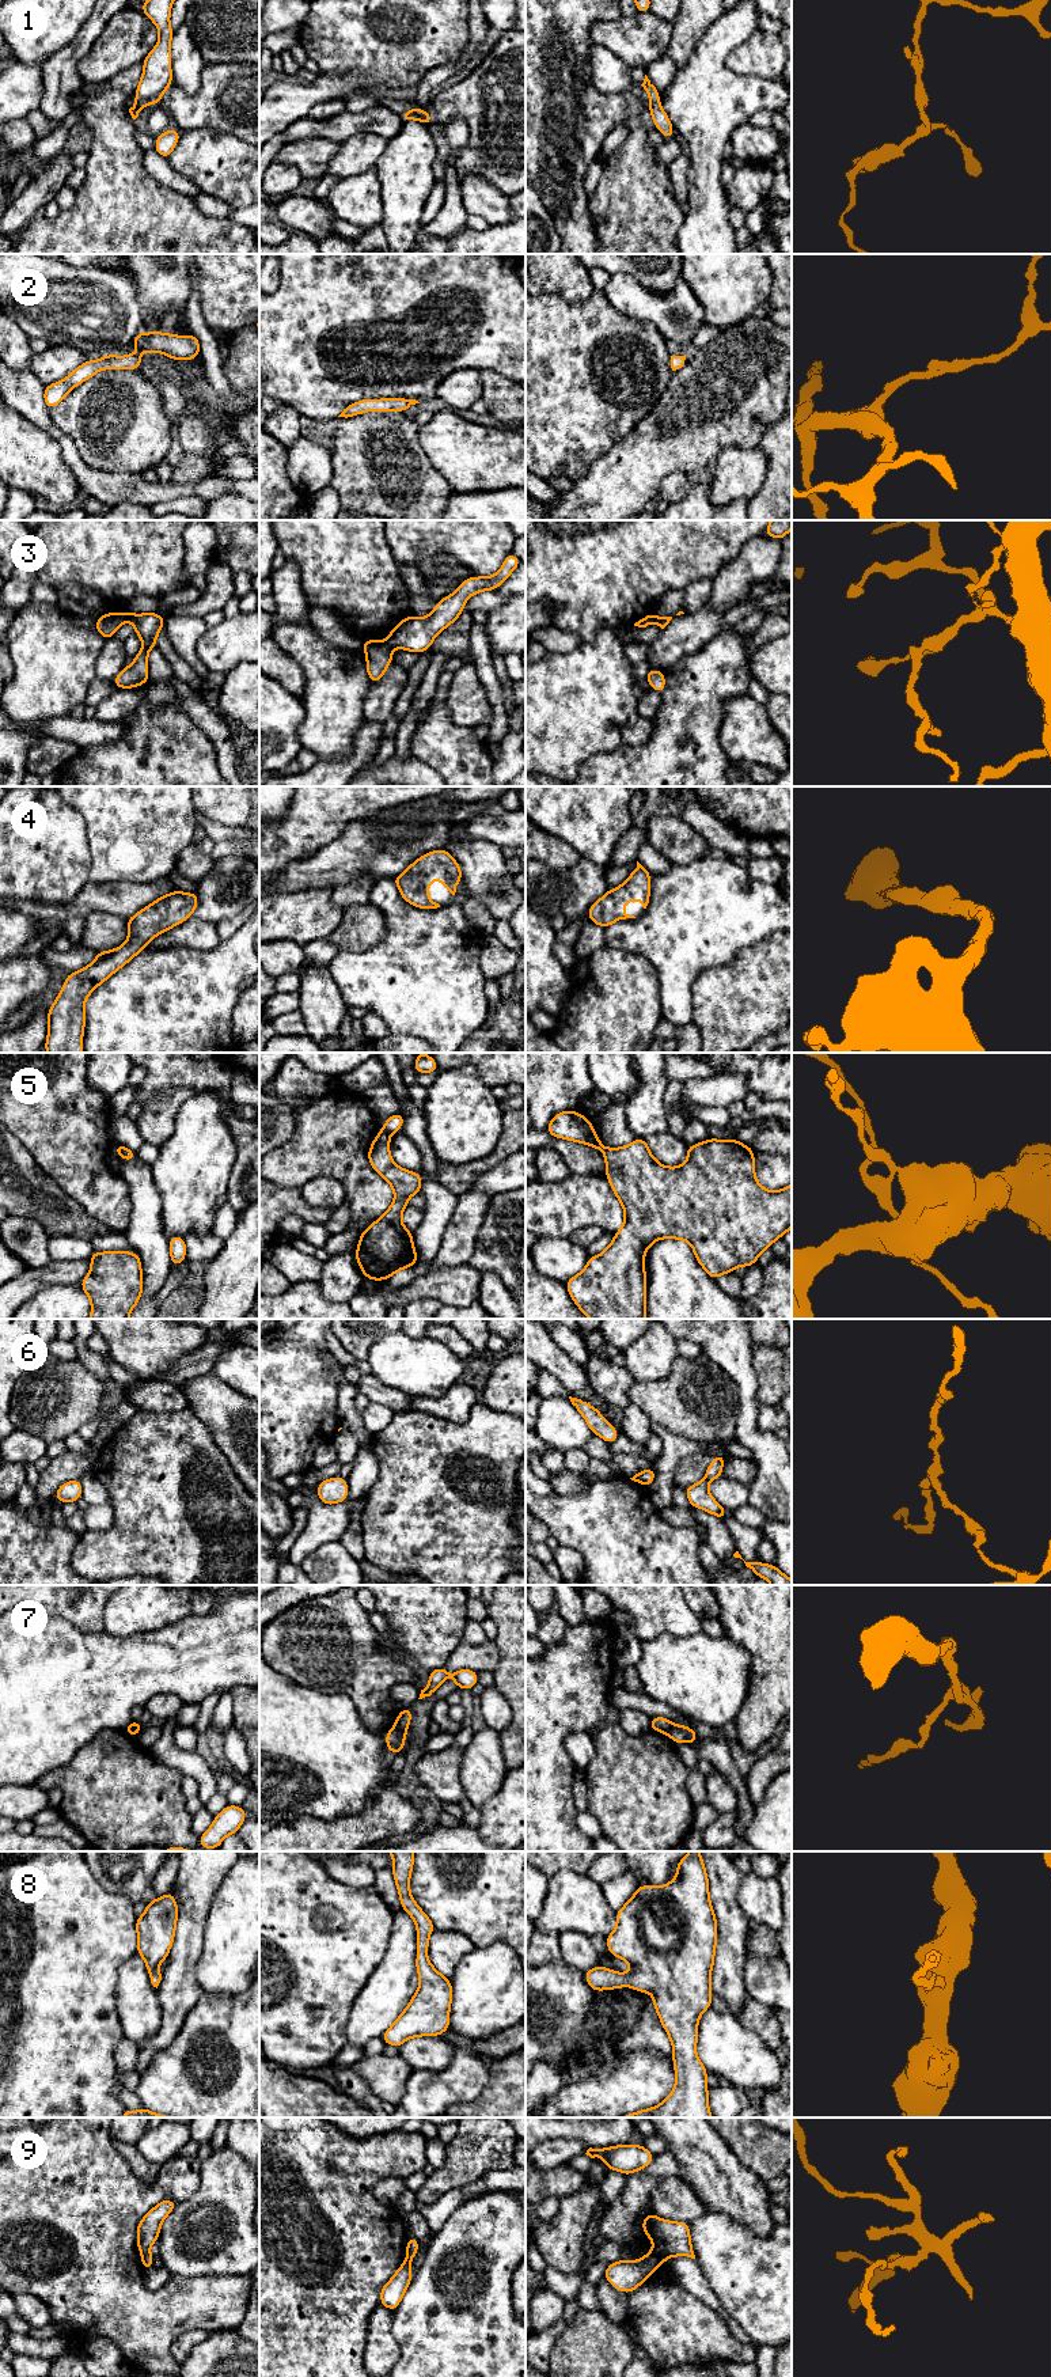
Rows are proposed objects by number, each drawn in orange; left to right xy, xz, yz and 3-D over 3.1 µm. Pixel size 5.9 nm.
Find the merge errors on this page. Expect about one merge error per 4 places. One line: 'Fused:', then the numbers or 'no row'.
Fused: 3, 5, 7, 9

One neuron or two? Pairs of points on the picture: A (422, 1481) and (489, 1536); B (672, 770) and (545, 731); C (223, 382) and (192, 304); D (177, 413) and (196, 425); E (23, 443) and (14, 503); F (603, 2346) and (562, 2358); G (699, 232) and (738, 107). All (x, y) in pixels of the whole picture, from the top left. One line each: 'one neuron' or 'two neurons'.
A: one neuron
B: two neurons
C: one neuron
D: two neurons
E: two neurons
F: one neuron
G: one neuron

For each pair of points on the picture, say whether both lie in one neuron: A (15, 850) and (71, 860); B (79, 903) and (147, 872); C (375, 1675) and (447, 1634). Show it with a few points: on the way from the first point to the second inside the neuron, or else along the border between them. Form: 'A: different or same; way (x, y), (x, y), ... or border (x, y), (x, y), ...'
A: same; way (29, 850), (40, 850), (49, 860), (57, 860)
B: different; border (95, 882), (136, 880), (155, 884)
C: different; border (389, 1646), (414, 1665)

